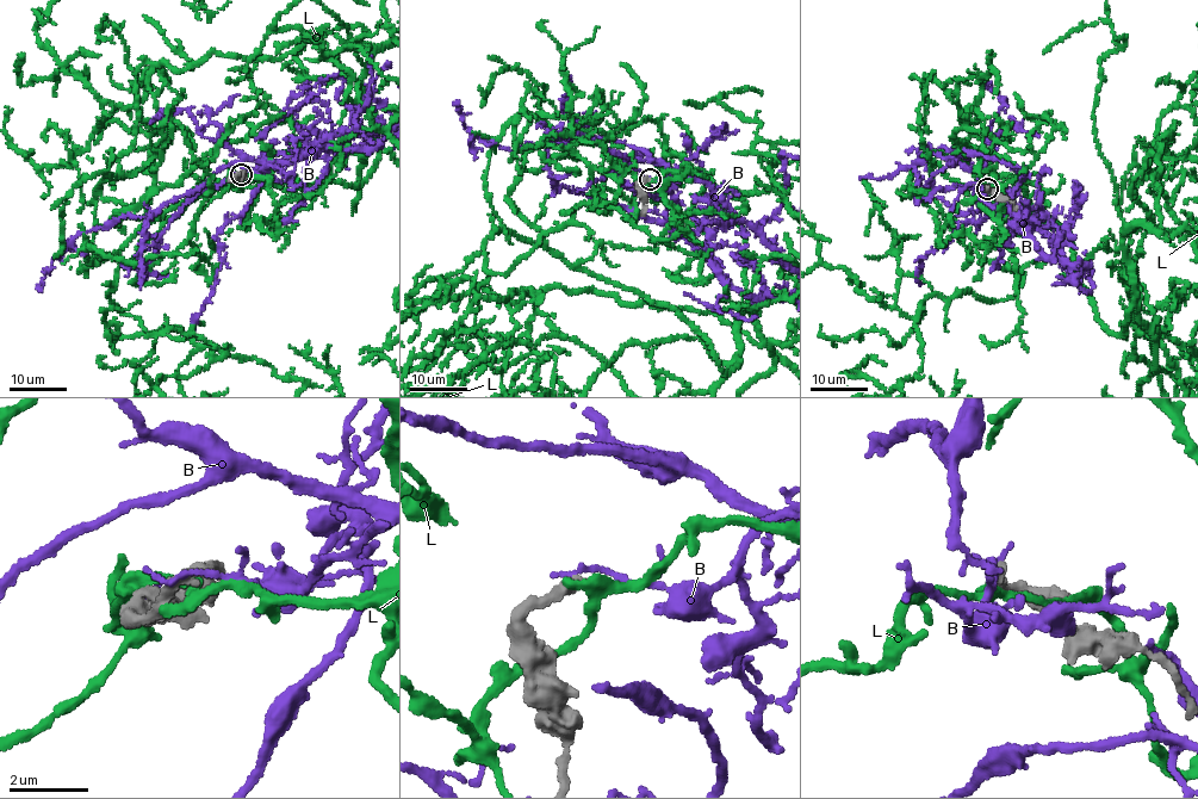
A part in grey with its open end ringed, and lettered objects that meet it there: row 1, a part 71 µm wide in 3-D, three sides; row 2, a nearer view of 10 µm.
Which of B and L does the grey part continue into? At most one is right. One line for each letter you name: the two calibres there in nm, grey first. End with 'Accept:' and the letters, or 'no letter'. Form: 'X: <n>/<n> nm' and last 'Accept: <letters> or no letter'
Accept: no letter

